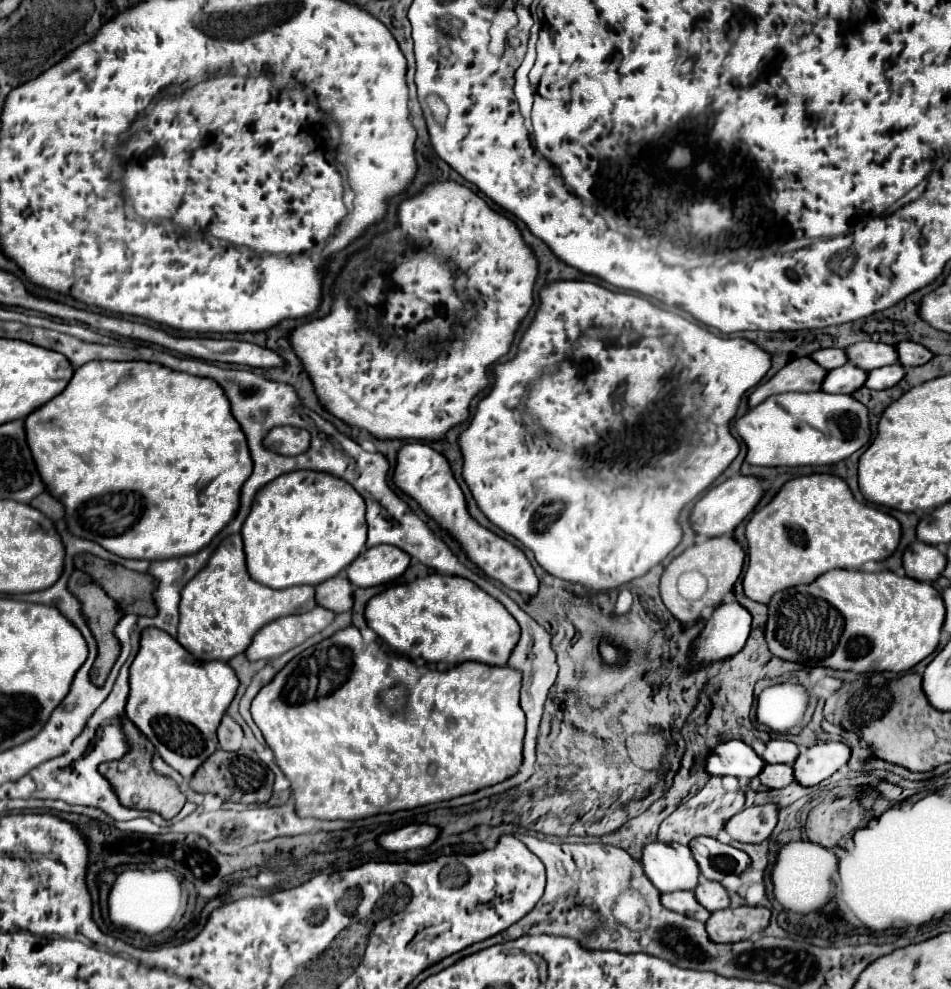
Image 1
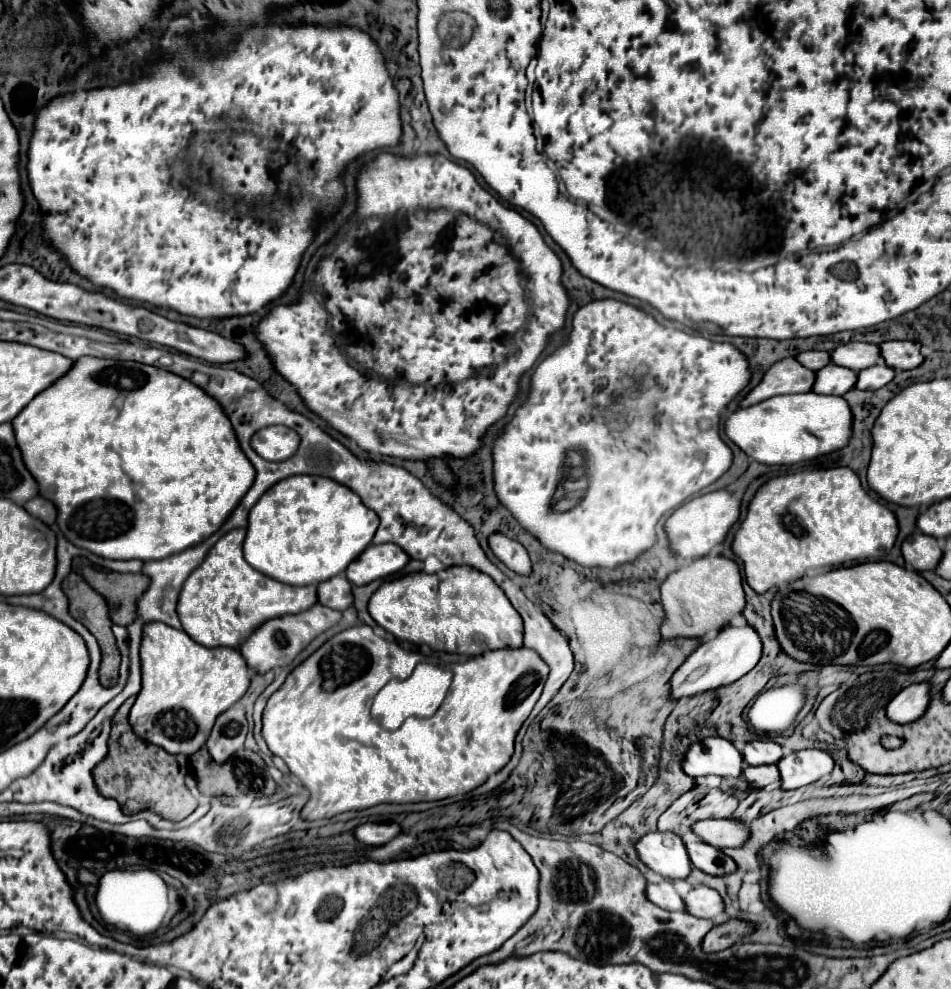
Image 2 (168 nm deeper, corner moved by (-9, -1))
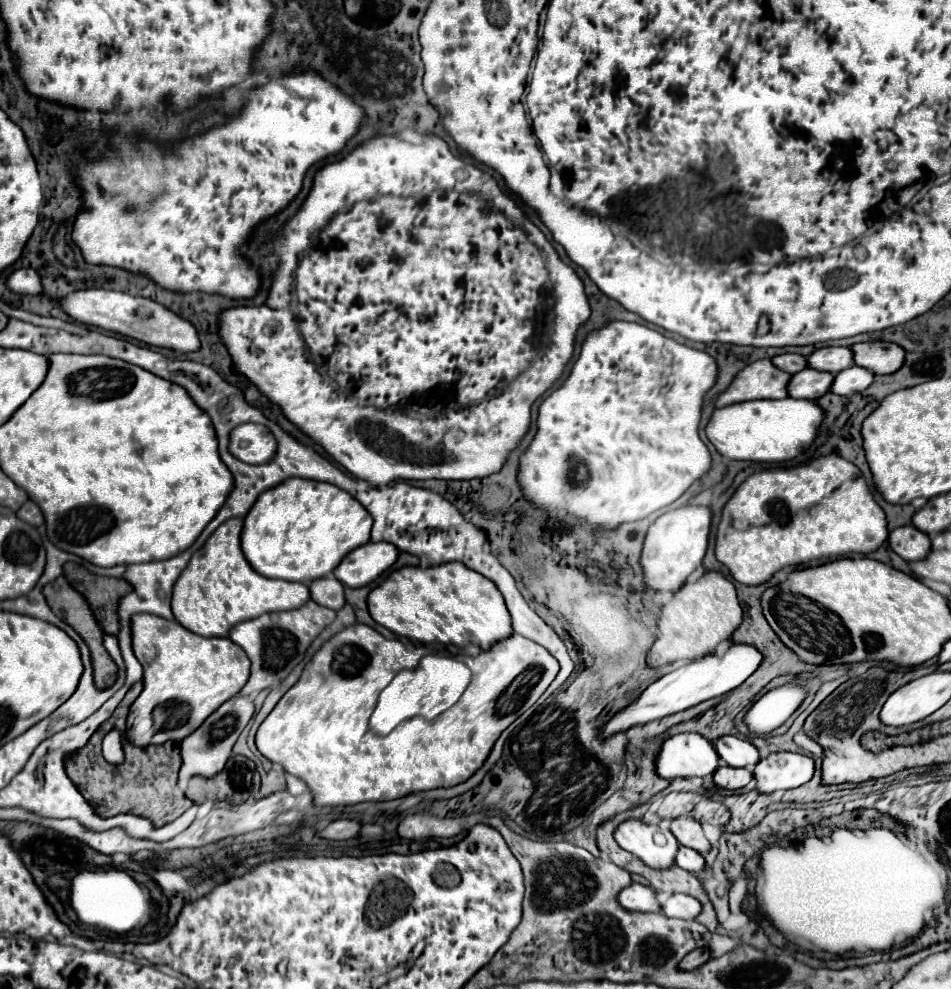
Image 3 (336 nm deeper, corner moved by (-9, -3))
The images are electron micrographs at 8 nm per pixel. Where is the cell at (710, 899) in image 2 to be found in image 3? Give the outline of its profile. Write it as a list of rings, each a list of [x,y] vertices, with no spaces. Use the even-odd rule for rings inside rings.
[[[678,893],[678,895],[672,895],[672,897],[662,905],[662,911],[664,911],[668,917],[696,919],[696,917],[702,913],[702,903],[700,903],[696,897],[692,897],[692,895]]]

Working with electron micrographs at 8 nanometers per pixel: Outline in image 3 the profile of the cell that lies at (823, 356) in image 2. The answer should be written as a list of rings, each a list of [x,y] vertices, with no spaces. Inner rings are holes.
[[[784,353],[784,355],[778,355],[778,357],[772,359],[772,363],[774,363],[774,365],[780,365],[780,369],[784,369],[786,373],[792,373],[792,375],[808,367],[806,357],[798,355],[798,353]]]

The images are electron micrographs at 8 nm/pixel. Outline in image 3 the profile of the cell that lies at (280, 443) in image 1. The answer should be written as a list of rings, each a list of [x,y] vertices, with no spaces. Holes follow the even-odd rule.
[[[248,423],[248,425],[240,425],[232,431],[230,451],[240,461],[266,463],[276,455],[278,443],[266,425]]]

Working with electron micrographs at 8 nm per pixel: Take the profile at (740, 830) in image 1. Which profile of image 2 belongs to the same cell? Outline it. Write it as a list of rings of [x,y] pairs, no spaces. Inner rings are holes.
[[[714,819],[714,821],[698,821],[690,827],[690,831],[704,843],[724,849],[724,847],[740,847],[748,839],[748,831],[744,823],[734,819]]]

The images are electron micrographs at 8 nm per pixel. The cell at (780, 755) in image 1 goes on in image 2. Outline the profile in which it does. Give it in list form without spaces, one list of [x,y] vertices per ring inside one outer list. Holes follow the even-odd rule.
[[[748,741],[742,749],[746,765],[768,765],[782,757],[782,747],[774,741]]]

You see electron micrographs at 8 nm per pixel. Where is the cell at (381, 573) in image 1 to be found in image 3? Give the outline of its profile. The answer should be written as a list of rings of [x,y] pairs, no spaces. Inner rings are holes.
[[[370,541],[348,553],[348,557],[336,567],[334,575],[346,587],[364,587],[390,569],[398,559],[398,553],[400,551],[394,545]]]

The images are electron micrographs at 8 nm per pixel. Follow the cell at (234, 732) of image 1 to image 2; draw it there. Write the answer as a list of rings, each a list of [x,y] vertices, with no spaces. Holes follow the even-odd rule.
[[[236,703],[224,713],[218,715],[210,735],[206,749],[214,763],[224,763],[228,757],[232,757],[238,749],[244,745],[244,737],[248,733],[248,723],[244,709]]]

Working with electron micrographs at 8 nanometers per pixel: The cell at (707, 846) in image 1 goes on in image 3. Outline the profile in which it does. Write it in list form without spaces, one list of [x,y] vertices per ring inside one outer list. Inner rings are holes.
[[[680,847],[678,855],[676,855],[676,865],[690,873],[700,873],[706,867],[706,861],[698,851],[694,851],[690,847]]]

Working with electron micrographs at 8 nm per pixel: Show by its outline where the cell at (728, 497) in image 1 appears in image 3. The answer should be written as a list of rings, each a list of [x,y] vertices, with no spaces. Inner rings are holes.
[[[690,503],[660,515],[648,529],[644,541],[644,555],[640,559],[646,583],[660,593],[678,589],[688,579],[688,575],[702,563],[708,549],[710,525],[712,525],[712,509],[706,505]]]

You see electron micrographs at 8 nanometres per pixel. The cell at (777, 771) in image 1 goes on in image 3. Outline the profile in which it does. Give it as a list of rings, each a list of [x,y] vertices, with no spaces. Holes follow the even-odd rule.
[[[722,763],[720,771],[714,773],[714,783],[722,789],[742,789],[754,779],[754,771],[750,769],[736,769]]]

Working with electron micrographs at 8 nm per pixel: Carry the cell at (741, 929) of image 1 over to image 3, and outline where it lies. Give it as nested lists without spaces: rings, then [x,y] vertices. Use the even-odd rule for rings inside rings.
[[[694,949],[684,957],[684,961],[680,961],[680,969],[684,969],[684,971],[696,969],[698,965],[706,963],[708,959],[710,959],[710,949]]]

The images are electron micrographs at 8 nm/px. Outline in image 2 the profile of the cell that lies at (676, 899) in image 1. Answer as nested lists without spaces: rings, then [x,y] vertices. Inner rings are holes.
[[[660,881],[660,883],[650,883],[646,887],[646,899],[650,899],[654,905],[668,909],[668,911],[684,911],[684,901],[682,897],[674,891],[670,881]]]

